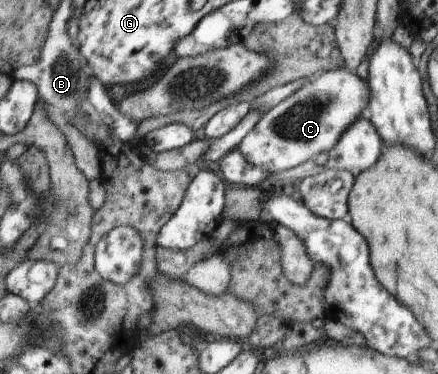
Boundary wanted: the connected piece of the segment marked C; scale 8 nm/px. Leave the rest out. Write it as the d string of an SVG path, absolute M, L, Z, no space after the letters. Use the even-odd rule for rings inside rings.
M345 67L322 72L264 114L239 149L248 163L269 174L314 159L318 153L332 149L340 135L363 114L367 108L367 90L367 81Z

